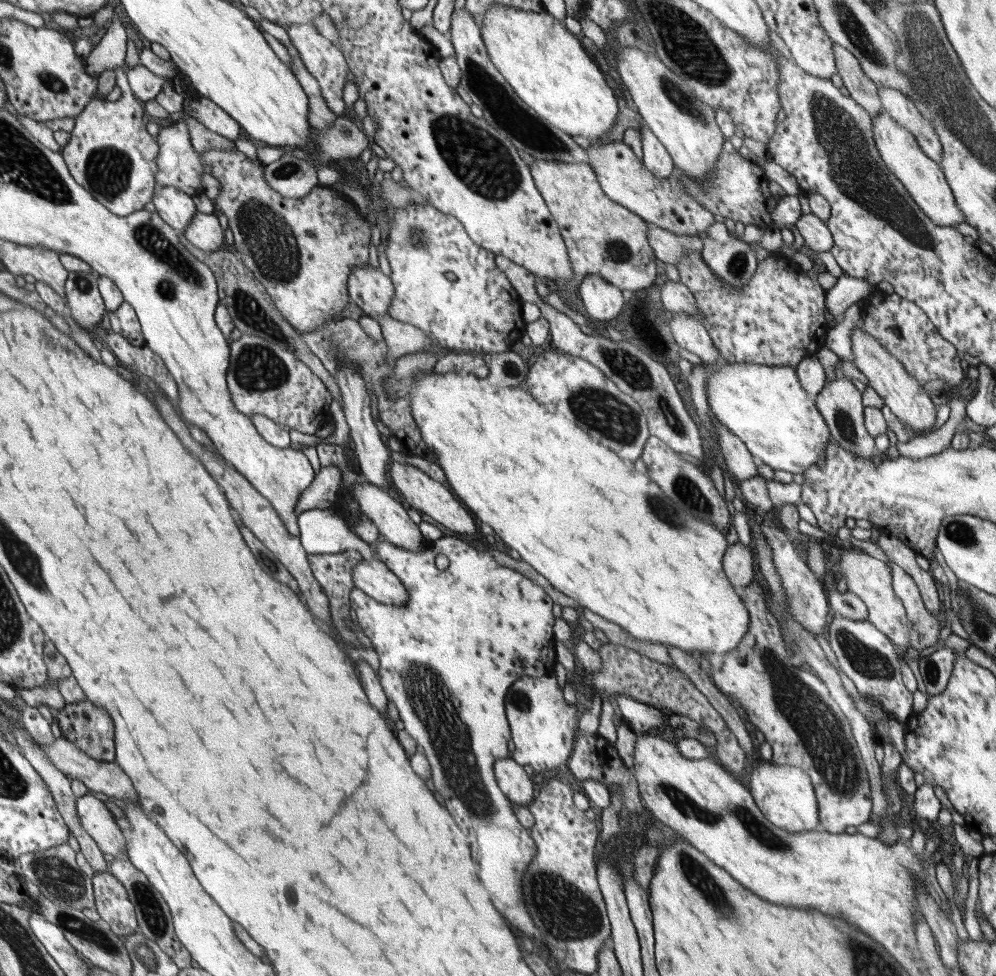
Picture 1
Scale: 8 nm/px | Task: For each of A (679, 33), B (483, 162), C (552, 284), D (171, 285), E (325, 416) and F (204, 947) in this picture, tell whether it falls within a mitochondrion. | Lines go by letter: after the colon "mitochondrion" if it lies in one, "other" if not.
A: mitochondrion
B: mitochondrion
C: other
D: mitochondrion
E: other
F: other

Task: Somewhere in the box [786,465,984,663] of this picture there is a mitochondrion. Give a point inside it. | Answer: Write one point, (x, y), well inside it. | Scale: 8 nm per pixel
(959, 532)

